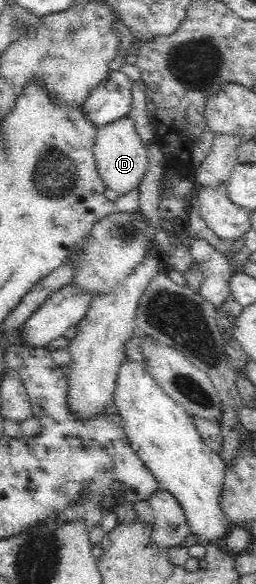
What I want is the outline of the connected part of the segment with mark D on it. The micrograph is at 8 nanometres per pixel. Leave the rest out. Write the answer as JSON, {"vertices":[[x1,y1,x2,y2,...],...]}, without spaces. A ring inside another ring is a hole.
{"vertices":[[129,116,97,129,94,158,105,187,119,195,137,189,148,170,148,150,137,133,136,122]]}

